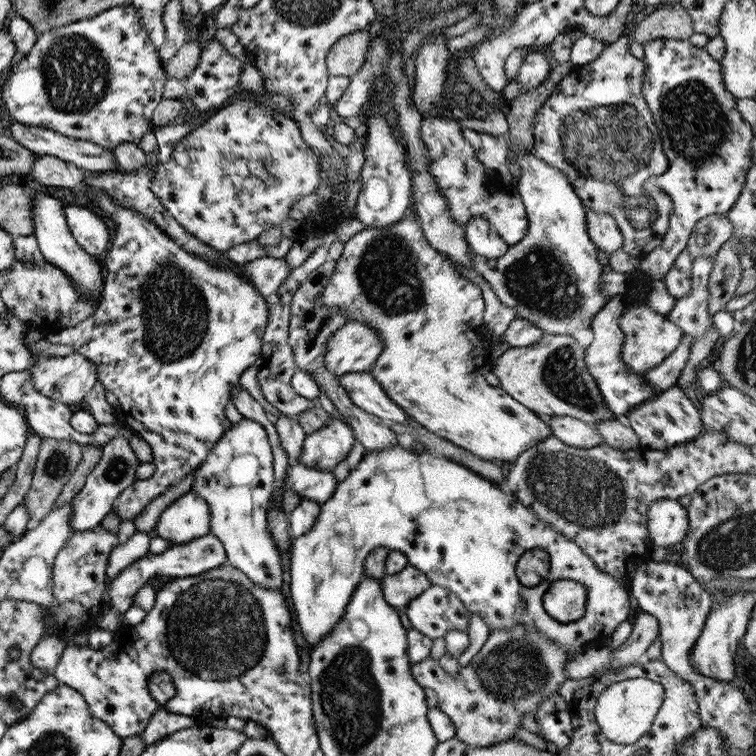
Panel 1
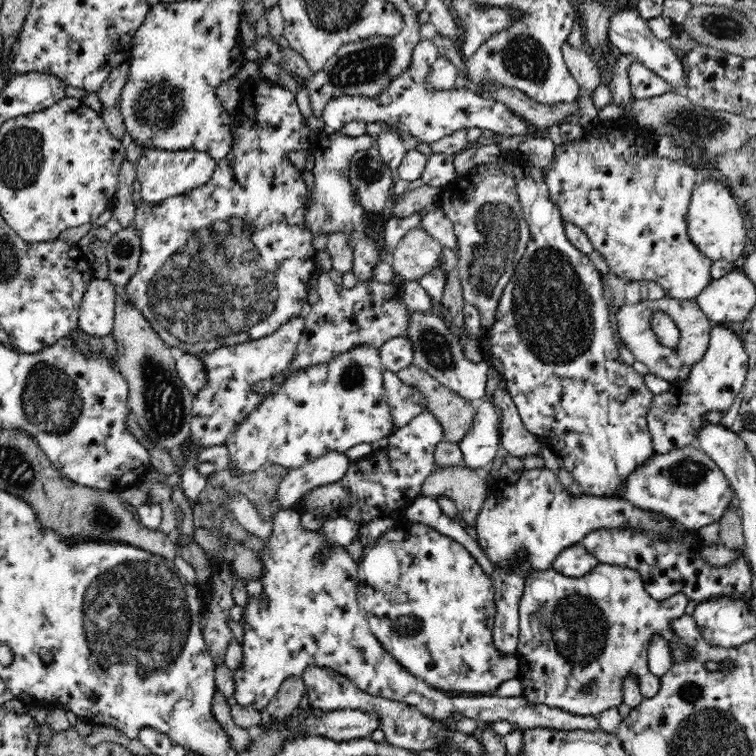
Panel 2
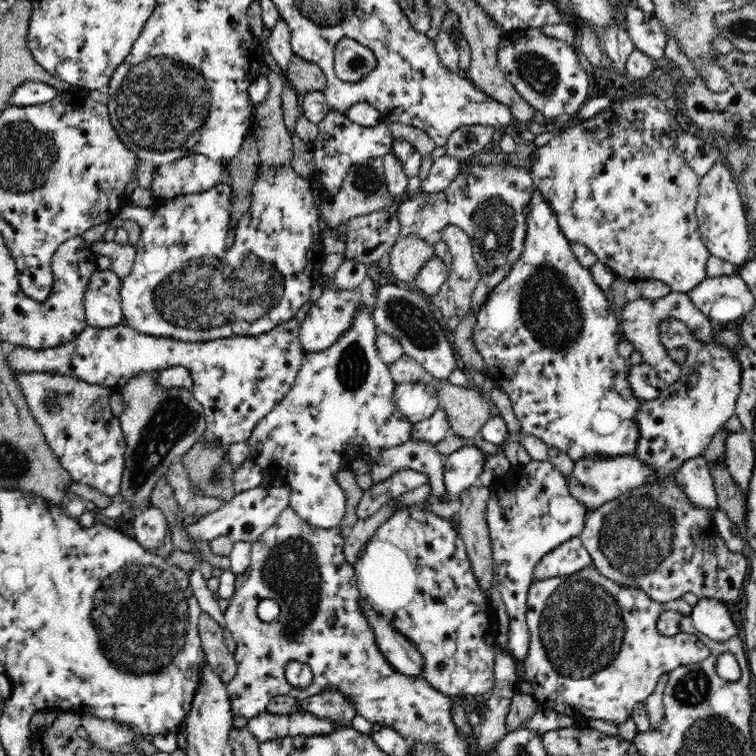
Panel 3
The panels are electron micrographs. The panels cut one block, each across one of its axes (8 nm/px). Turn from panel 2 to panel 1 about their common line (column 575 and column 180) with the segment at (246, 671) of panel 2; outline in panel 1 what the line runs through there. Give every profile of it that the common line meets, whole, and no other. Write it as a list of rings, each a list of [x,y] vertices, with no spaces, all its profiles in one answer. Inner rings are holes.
[[[159,705],[159,709],[149,717],[149,722],[145,725],[140,737],[147,746],[173,734],[173,732],[193,726],[195,726],[193,717],[171,713],[163,705]]]

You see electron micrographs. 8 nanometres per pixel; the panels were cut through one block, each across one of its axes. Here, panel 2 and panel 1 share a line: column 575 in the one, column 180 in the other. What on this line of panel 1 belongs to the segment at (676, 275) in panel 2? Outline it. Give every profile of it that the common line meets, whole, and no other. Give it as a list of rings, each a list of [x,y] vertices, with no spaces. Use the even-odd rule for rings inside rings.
[[[237,90],[234,98],[231,98],[225,106],[217,108],[216,112],[210,116],[201,126],[193,128],[187,136],[183,136],[173,152],[171,152],[171,158],[167,162],[159,162],[155,166],[155,172],[153,178],[151,178],[151,186],[149,189],[153,191],[153,194],[157,196],[157,199],[161,201],[165,212],[169,213],[181,228],[189,232],[191,236],[197,238],[197,240],[209,245],[217,251],[222,253],[231,247],[256,239],[261,232],[267,230],[269,227],[280,226],[282,220],[289,217],[289,208],[295,200],[298,200],[301,196],[305,196],[315,192],[315,187],[319,185],[319,172],[317,172],[317,162],[315,161],[317,154],[313,152],[313,149],[303,141],[299,124],[297,120],[287,116],[287,114],[281,114],[281,112],[271,112],[267,106],[259,104],[257,100],[245,96],[243,92]]]

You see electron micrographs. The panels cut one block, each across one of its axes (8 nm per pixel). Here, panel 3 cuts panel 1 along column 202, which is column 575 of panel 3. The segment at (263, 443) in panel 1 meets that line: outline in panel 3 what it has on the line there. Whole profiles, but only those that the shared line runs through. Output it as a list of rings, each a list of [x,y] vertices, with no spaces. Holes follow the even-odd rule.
[[[632,455],[624,456],[587,456],[574,460],[574,468],[567,476],[568,491],[578,503],[586,507],[587,512],[598,508],[600,504],[614,500],[628,490],[638,488],[640,484],[652,478],[652,469]]]

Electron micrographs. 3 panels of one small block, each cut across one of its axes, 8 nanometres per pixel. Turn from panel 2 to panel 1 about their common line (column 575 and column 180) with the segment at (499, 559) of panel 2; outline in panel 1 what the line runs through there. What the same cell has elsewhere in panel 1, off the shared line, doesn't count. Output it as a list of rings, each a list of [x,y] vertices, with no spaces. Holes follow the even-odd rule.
[[[193,491],[178,496],[161,512],[152,535],[169,544],[185,544],[209,534],[209,507]]]

